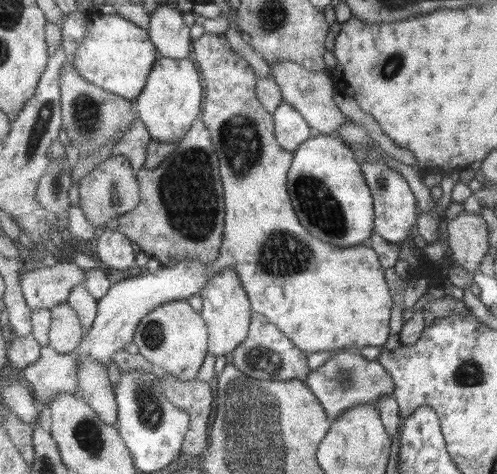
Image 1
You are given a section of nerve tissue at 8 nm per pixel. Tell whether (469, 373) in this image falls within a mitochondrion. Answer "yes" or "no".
yes

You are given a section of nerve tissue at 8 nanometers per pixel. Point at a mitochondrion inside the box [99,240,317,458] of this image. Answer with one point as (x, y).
(150, 412)

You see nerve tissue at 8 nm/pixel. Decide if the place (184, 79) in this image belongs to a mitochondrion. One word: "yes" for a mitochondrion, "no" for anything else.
no

